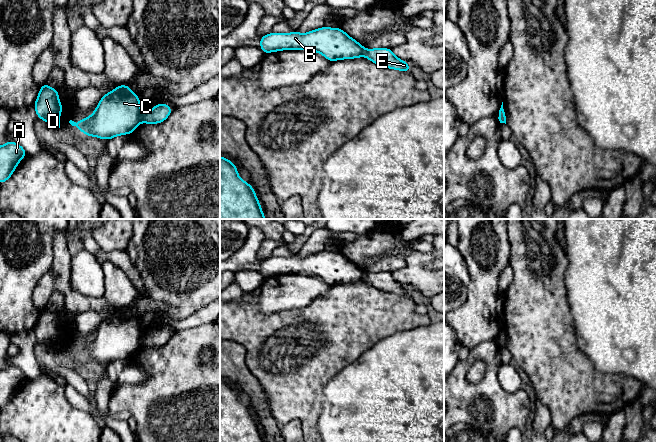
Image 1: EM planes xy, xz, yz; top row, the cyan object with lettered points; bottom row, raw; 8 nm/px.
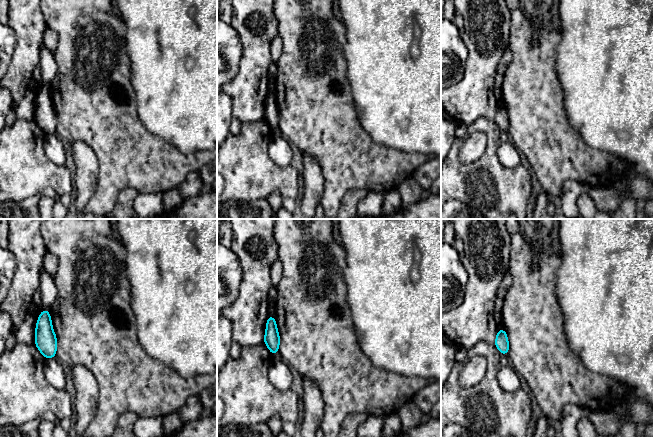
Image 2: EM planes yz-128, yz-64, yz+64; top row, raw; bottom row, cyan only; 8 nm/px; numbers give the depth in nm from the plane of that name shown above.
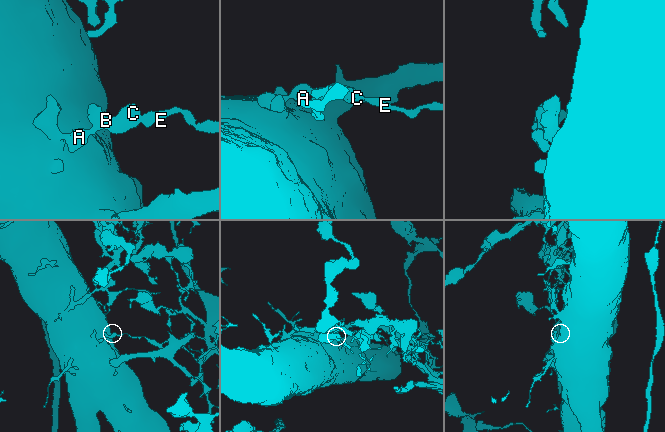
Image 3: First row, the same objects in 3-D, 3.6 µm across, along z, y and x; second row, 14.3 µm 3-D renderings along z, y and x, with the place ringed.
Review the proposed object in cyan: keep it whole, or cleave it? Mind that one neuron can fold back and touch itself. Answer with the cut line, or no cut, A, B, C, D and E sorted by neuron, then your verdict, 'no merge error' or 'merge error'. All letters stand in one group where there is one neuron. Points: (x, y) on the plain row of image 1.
cut xy (142, 338), (140, 344); groups A B C D / E; merge error

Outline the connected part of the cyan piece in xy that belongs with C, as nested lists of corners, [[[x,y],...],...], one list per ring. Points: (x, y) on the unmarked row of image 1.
[[[118,309],[111,316],[102,320],[92,339],[77,347],[72,344],[69,347],[87,360],[110,364],[116,360],[133,357],[141,346],[141,339],[140,321],[129,309]]]

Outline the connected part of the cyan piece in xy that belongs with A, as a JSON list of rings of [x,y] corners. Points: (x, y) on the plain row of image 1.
[[[7,365],[0,370],[0,408],[6,406],[14,397],[19,386],[28,377],[18,367]]]

